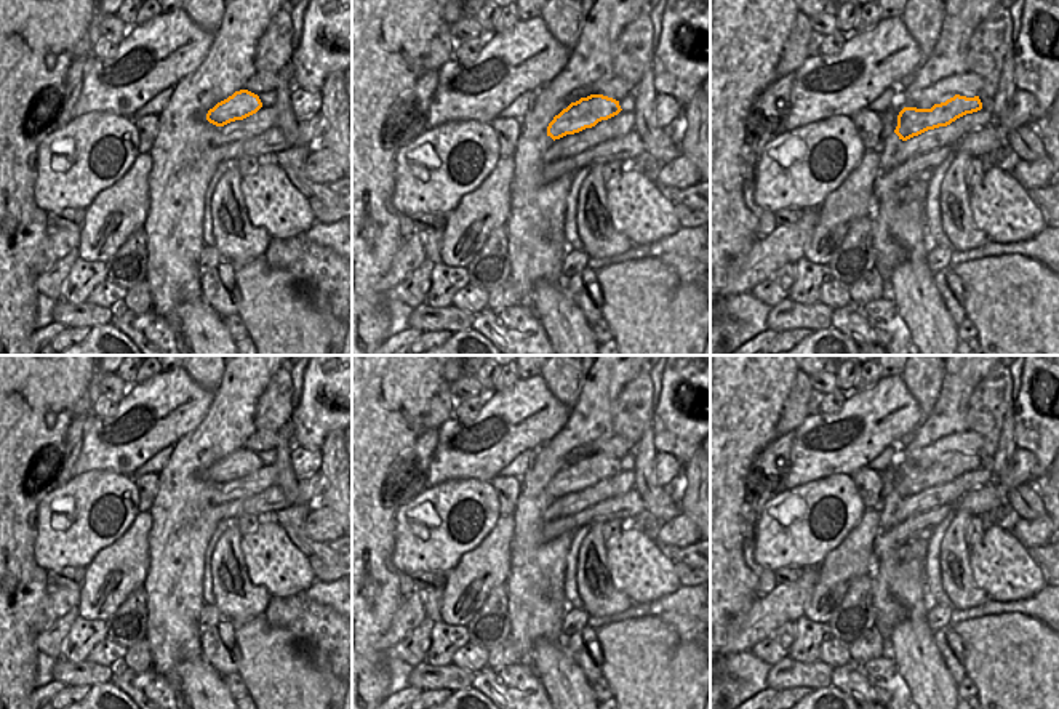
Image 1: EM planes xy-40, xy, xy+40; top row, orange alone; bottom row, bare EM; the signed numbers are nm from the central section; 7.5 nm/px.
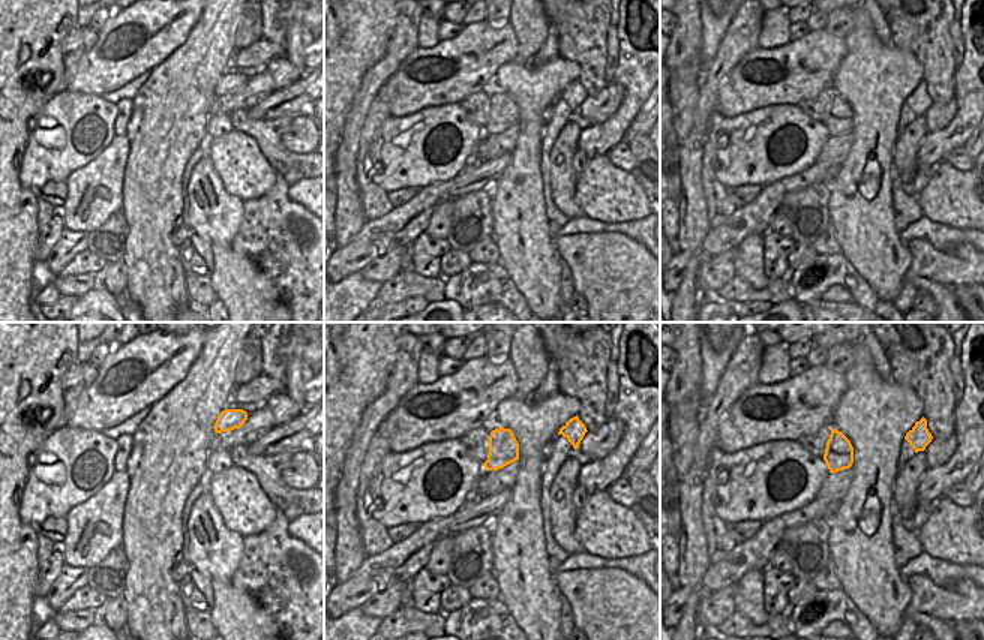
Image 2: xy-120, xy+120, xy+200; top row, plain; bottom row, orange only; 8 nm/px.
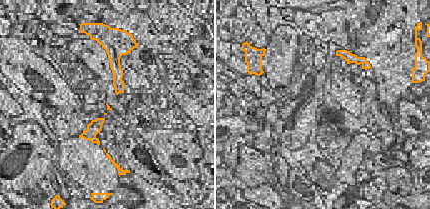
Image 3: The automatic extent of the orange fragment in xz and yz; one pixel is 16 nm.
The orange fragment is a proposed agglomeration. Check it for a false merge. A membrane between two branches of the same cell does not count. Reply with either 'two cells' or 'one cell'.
two cells

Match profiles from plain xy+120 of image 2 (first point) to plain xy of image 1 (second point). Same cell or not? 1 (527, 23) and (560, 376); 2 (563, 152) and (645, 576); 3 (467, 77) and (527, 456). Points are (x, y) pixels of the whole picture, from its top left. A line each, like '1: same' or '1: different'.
1: same
2: different
3: different

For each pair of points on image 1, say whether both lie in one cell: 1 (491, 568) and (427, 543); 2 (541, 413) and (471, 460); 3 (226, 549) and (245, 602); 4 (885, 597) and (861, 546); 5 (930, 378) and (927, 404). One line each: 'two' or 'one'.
1: two
2: one
3: one
4: two
5: one

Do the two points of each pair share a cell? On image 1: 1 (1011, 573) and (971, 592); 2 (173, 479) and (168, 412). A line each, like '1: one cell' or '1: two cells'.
1: two cells
2: two cells

